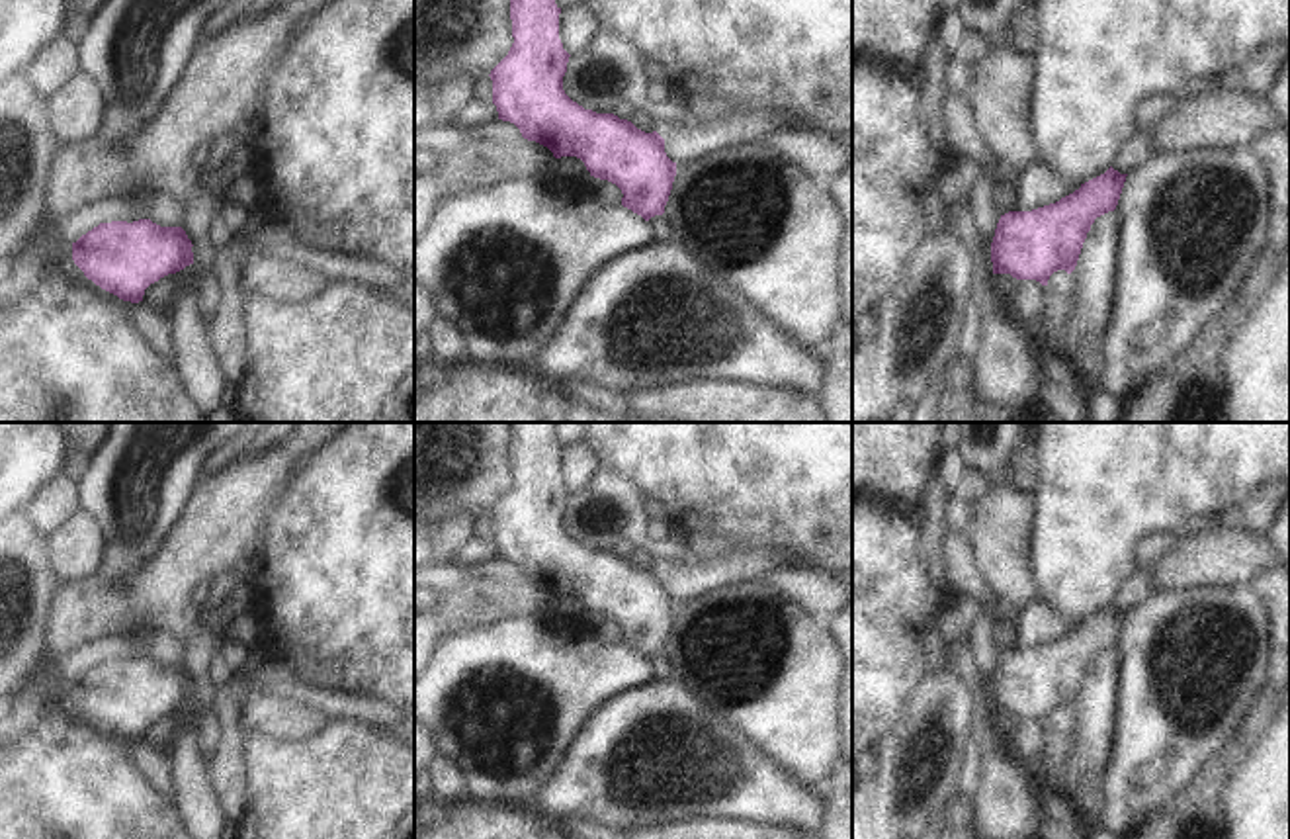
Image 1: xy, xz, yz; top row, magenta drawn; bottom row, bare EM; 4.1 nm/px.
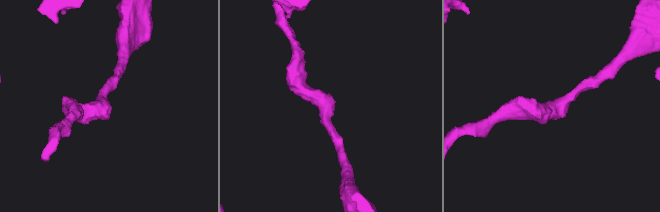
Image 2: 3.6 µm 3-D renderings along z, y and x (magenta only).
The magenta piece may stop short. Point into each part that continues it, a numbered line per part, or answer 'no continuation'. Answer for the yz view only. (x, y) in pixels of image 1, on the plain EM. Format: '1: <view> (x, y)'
no continuation

